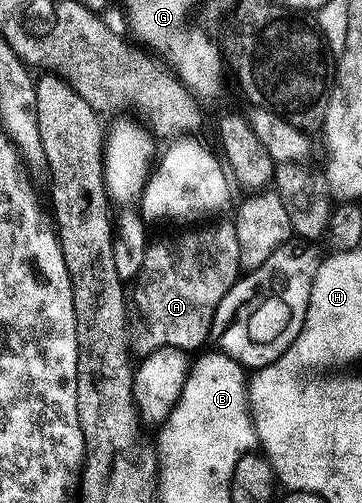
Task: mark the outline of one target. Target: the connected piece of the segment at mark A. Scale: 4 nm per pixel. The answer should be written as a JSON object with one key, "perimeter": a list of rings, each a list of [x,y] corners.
{"perimeter":[[[230,219],[222,220],[188,227],[188,232],[172,240],[152,239],[143,249],[135,304],[133,300],[136,353],[146,354],[159,348],[202,349],[202,344],[208,343],[218,303],[241,276],[237,230]]]}

